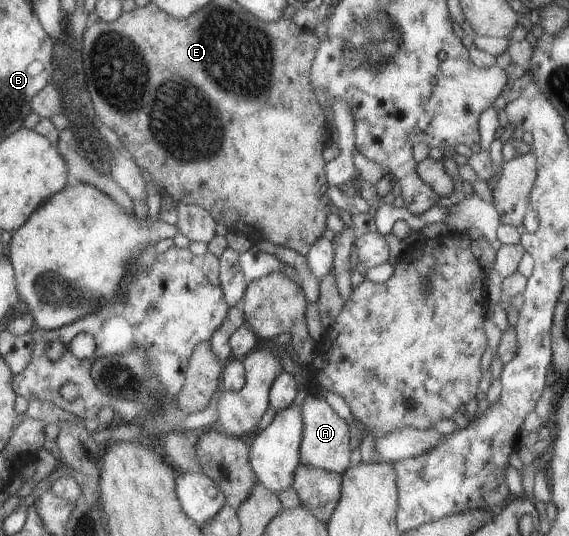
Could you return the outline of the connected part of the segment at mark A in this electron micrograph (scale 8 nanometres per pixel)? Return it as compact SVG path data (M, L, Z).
M307 391L301 406L304 430L300 447L301 462L336 474L343 474L350 467L350 428L344 418L316 392Z

